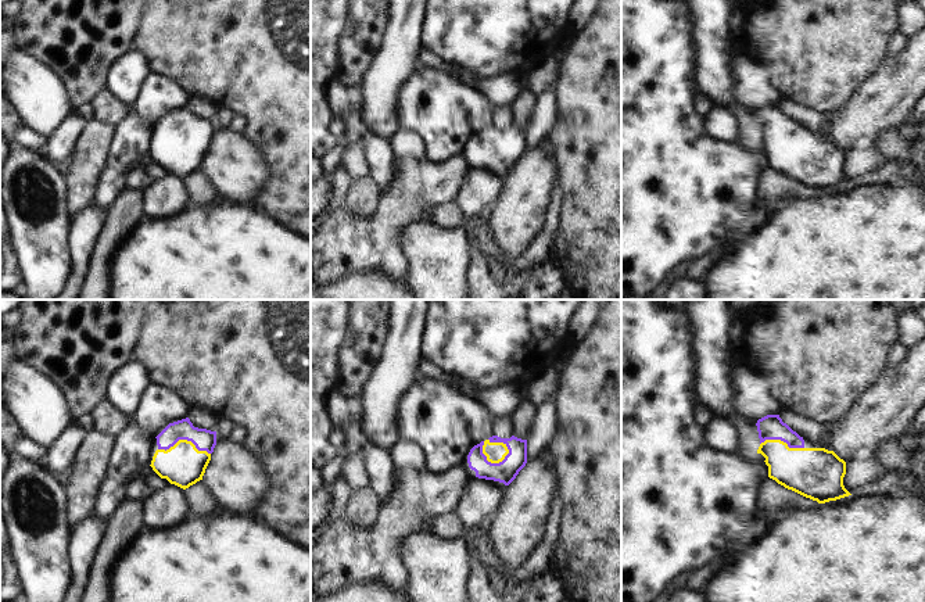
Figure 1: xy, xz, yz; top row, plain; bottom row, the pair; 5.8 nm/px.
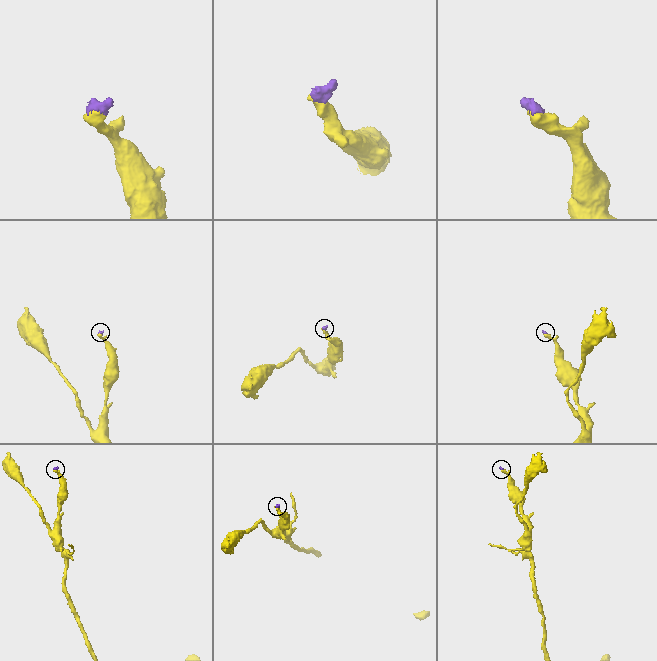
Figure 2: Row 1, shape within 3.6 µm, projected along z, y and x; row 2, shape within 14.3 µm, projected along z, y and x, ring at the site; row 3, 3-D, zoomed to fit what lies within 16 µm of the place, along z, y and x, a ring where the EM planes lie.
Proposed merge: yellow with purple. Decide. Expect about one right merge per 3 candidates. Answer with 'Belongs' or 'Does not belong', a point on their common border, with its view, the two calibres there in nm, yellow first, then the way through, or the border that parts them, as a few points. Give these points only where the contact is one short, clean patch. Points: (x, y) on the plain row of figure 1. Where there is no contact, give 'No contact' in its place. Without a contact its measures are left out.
Belongs. Touches yellow at xz (490, 150). Thickness 120 nm (yellow) against 130 nm. Path across: xz (495, 142), (490, 150), (505, 161)

